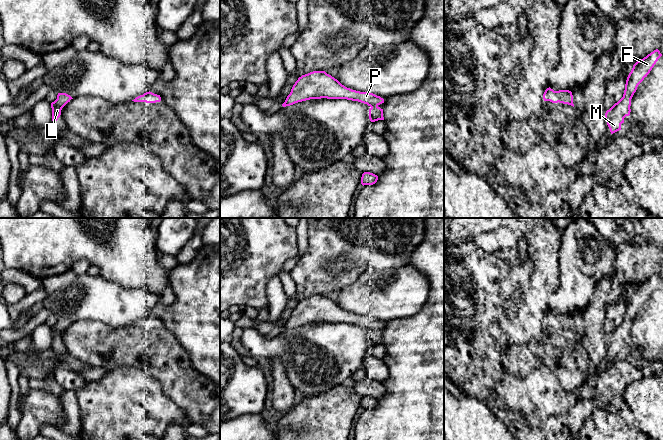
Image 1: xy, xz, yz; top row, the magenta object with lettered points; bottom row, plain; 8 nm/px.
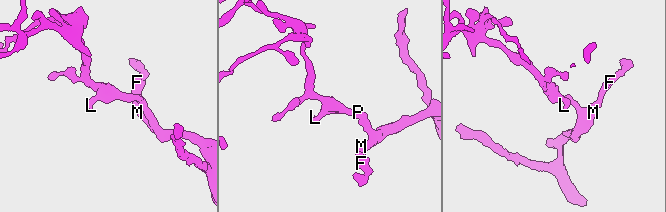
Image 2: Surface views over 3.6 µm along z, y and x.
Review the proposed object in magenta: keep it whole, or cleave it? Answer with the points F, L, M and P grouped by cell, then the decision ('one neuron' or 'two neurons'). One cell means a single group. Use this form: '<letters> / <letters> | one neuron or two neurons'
F L M P | one neuron

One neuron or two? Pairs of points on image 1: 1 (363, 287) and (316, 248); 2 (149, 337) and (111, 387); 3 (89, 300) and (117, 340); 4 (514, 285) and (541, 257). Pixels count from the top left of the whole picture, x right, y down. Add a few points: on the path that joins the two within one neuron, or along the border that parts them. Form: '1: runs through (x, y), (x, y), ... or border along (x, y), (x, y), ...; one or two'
1: border along (377, 270), (366, 270), (339, 292); two
2: border along (108, 369), (139, 367), (149, 376); two
3: border along (84, 320), (98, 320), (112, 328), (130, 325); two
4: runs through (521, 280), (537, 264); one

